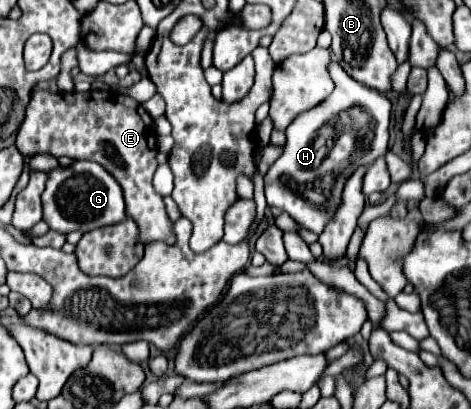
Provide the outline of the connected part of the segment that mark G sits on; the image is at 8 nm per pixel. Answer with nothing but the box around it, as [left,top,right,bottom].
[43,161,125,231]

